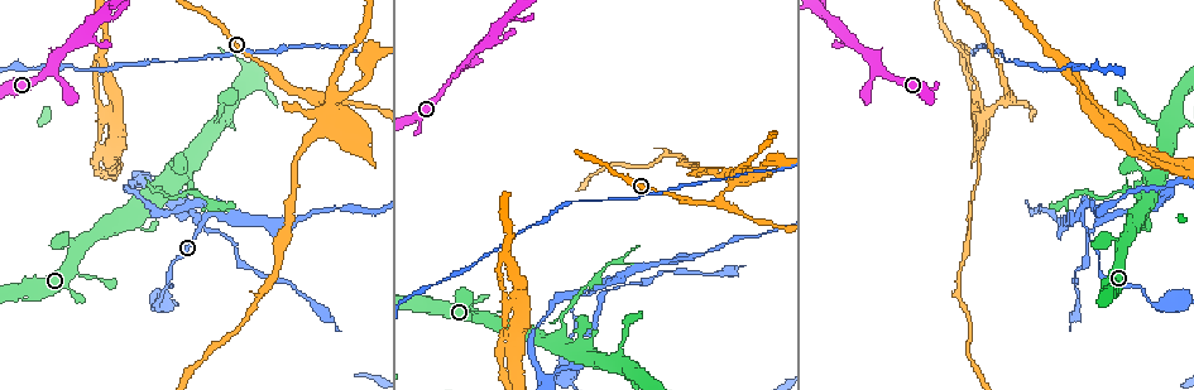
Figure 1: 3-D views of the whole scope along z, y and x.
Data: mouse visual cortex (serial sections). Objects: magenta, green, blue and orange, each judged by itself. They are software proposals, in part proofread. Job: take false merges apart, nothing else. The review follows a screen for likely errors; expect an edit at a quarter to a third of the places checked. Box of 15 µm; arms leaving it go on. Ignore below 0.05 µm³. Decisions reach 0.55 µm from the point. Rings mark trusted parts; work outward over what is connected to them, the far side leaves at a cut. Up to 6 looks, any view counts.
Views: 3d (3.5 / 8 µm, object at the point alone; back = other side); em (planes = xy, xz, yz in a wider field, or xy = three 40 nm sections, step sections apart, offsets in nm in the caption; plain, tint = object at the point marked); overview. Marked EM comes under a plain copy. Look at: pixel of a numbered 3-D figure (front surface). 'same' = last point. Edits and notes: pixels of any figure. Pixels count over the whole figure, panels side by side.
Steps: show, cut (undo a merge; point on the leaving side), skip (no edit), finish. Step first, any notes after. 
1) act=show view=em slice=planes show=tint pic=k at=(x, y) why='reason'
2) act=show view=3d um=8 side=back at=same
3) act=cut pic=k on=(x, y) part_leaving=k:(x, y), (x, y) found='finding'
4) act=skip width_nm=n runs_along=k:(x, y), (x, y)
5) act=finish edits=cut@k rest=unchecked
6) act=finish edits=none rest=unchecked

act=show view=3d um=3.5 pic=1 at=(615, 280) why='branch point'

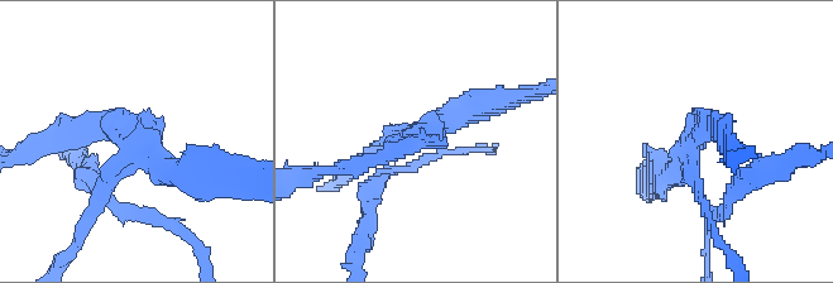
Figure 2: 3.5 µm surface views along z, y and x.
act=show view=em slice=planes show=tint pic=2 at=(129, 157)

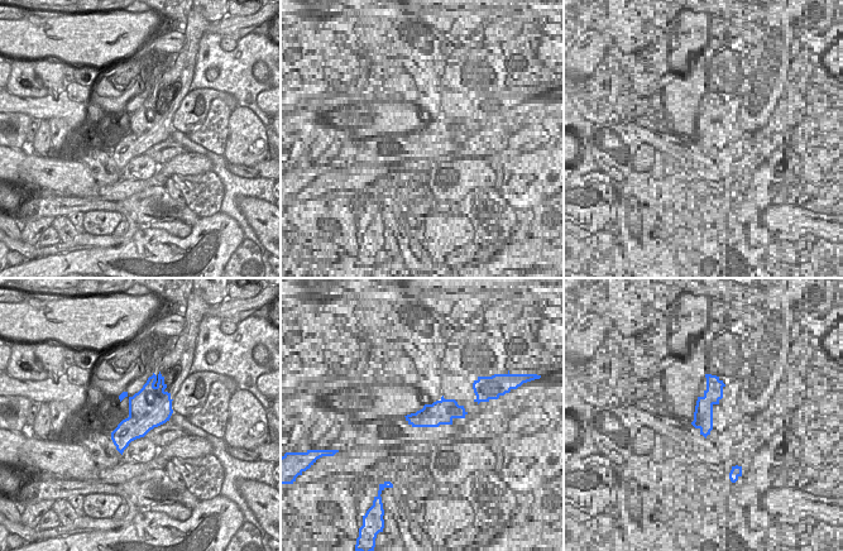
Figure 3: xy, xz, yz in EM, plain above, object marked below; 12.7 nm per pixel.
act=cut pic=2 on=(81, 147) part_leaving=2:(129, 152), (105, 121), (32, 144) found='two cells meet here'

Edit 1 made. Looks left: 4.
act=show view=overview

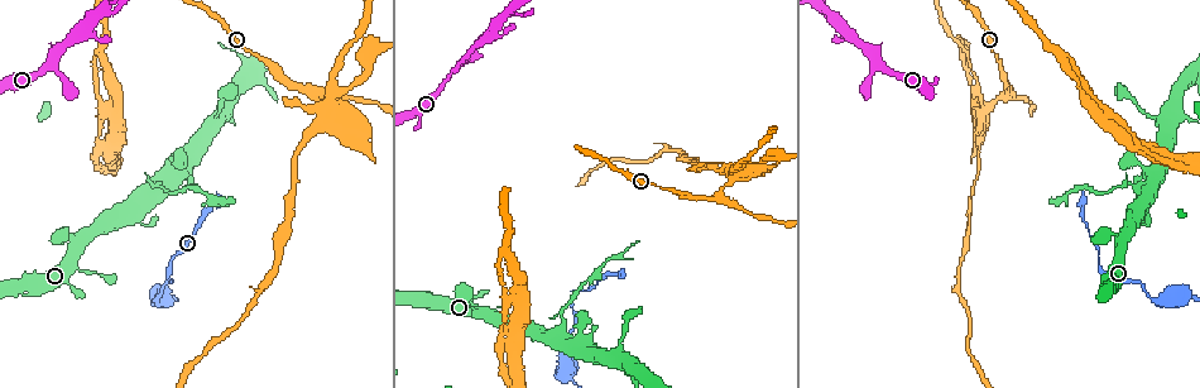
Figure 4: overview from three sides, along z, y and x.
act=show view=3d um=3.5 pic=4 at=(158, 191)

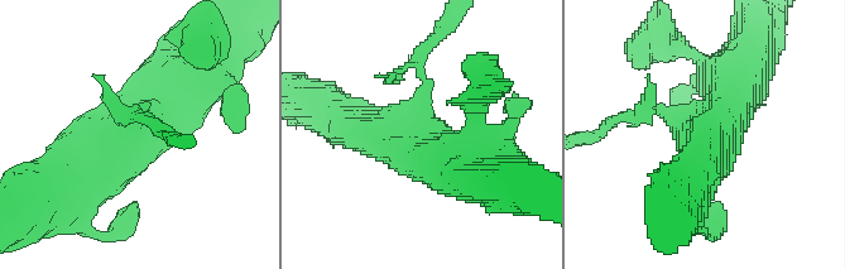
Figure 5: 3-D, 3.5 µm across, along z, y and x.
act=show view=em slice=xy step=5 show=tint pic=5 at=(424, 115) why='need the tissue'

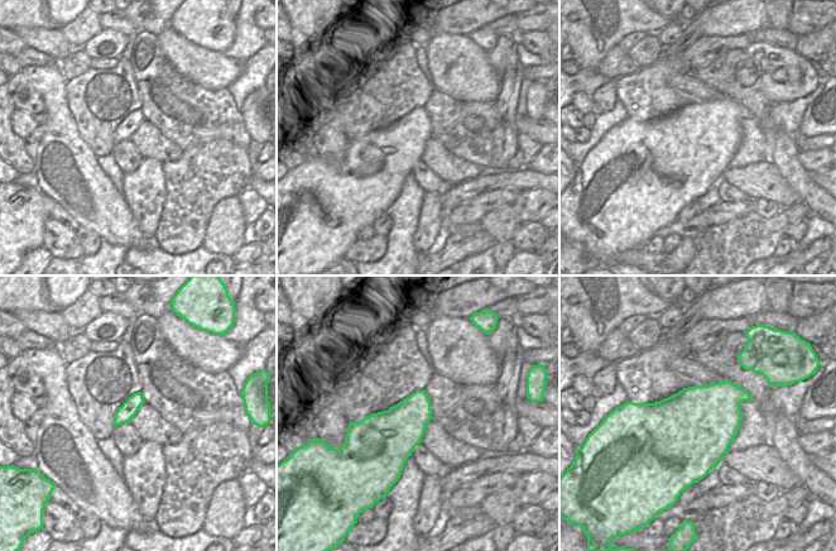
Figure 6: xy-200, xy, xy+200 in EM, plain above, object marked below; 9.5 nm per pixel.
act=cut pic=5 on=(610, 123) part_leaving=5:(652, 107), (619, 115), (596, 135) found='a second cell is stuck on'

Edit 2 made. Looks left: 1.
act=finish edits=cut@2,cut@5 rest=unchecked

